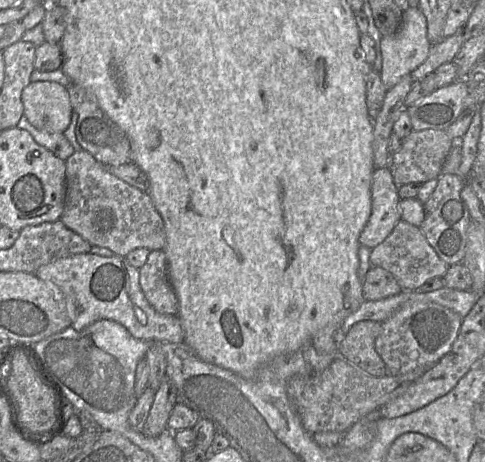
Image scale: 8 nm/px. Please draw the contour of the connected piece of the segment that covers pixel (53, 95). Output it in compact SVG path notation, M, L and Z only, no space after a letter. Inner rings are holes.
M56 82L29 83L22 91L23 115L38 130L63 133L71 122L72 106L66 86Z

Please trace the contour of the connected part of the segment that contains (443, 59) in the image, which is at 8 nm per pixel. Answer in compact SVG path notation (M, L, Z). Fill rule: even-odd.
M462 27L454 35L446 37L441 42L432 45L427 59L410 74L413 83L422 81L434 73L441 65L453 61L466 40Z

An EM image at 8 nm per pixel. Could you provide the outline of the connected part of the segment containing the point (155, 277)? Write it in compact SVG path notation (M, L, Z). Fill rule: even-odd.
M150 251L139 273L140 286L149 304L160 314L176 315L178 298L169 281L164 251Z

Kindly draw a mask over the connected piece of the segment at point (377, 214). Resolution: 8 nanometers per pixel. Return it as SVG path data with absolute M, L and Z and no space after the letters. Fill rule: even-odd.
M388 167L374 170L371 182L371 215L359 236L361 246L374 249L401 220L398 189Z

